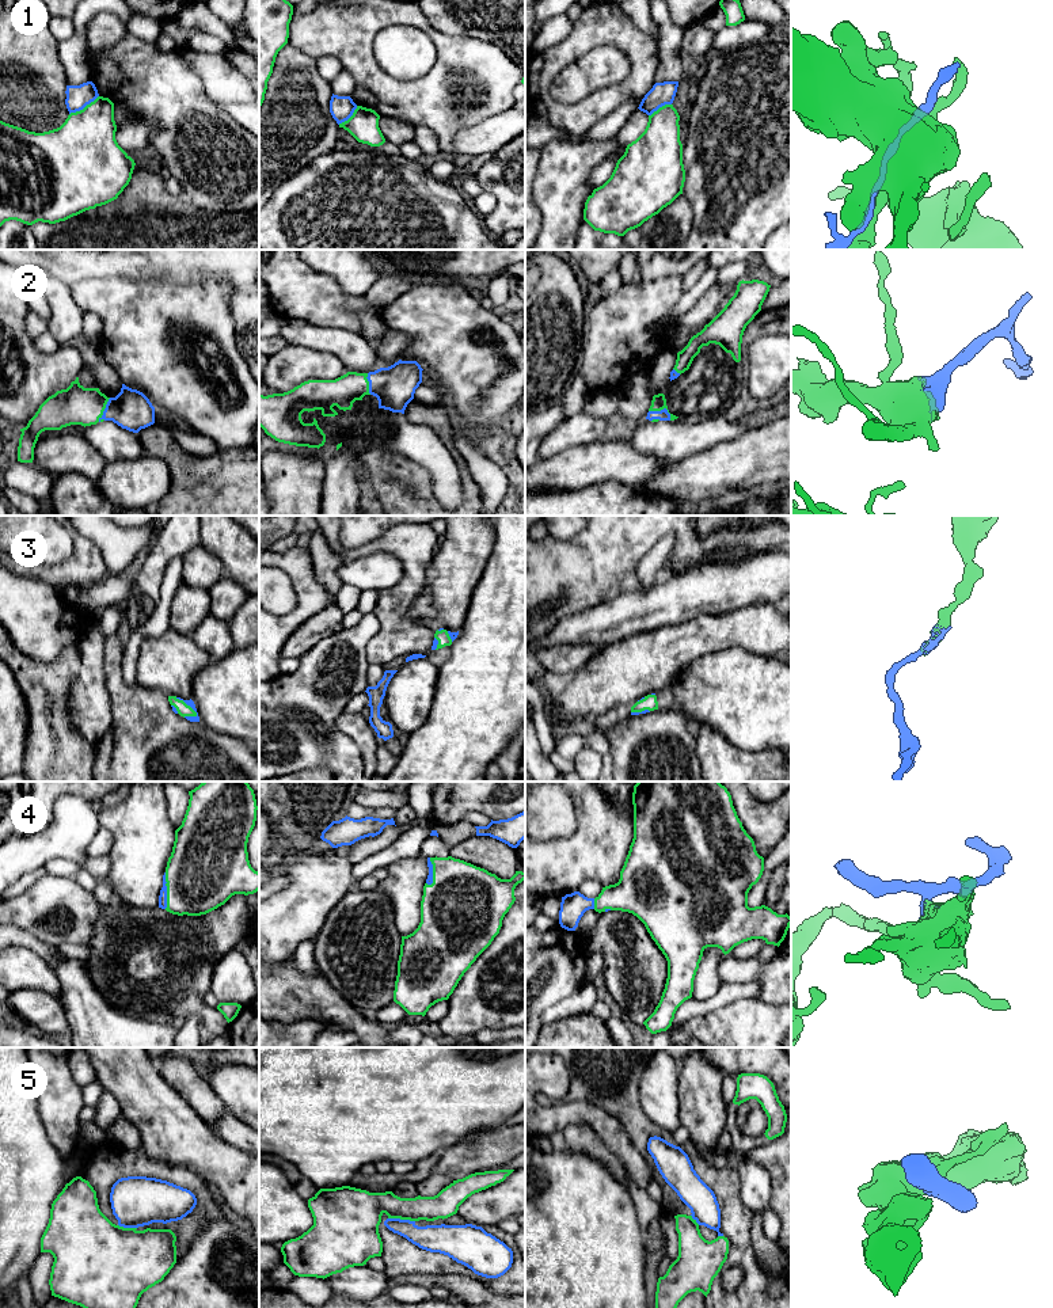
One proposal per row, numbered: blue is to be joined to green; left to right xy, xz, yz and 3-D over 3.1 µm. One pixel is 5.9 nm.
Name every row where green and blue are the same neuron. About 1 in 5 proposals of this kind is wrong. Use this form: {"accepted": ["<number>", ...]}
{"accepted": ["1", "2", "3", "4", "5"]}

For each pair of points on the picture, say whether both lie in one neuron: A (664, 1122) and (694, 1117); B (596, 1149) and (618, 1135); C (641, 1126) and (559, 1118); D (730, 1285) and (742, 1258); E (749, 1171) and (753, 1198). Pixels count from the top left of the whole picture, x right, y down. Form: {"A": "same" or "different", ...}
{"A": "different", "B": "different", "C": "different", "D": "different", "E": "same"}

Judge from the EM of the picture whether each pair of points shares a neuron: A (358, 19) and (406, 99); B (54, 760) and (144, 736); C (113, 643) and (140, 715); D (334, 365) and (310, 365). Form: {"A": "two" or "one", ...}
{"A": "one", "B": "two", "C": "one", "D": "one"}

